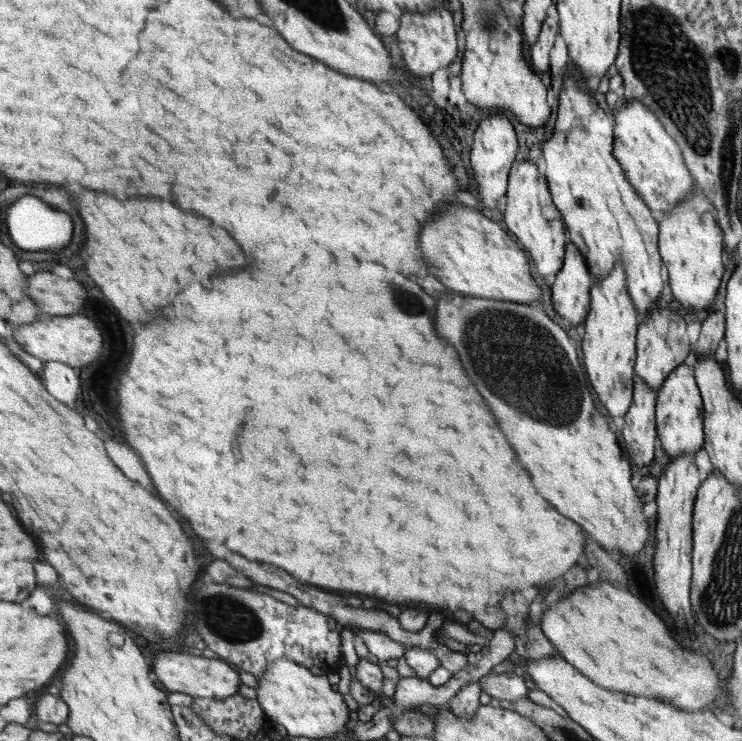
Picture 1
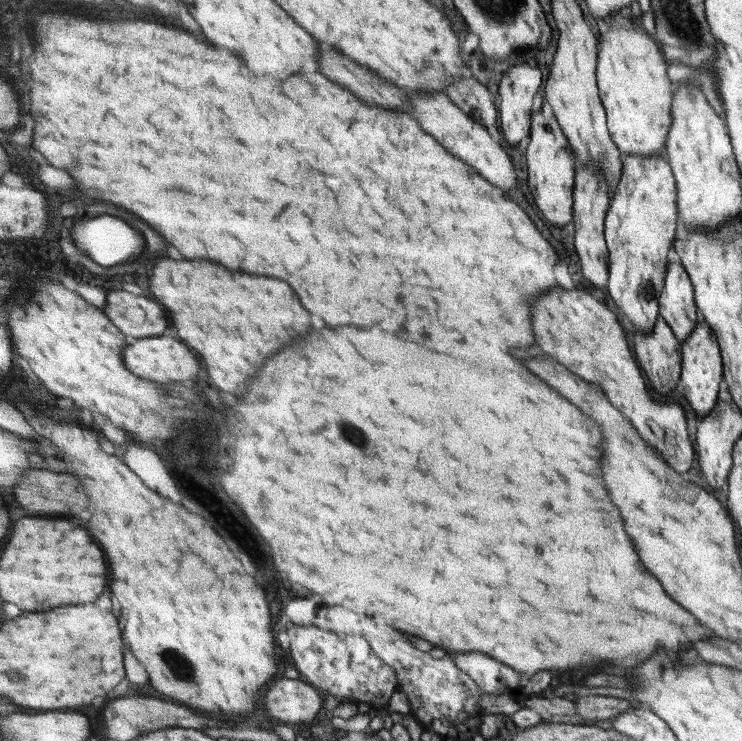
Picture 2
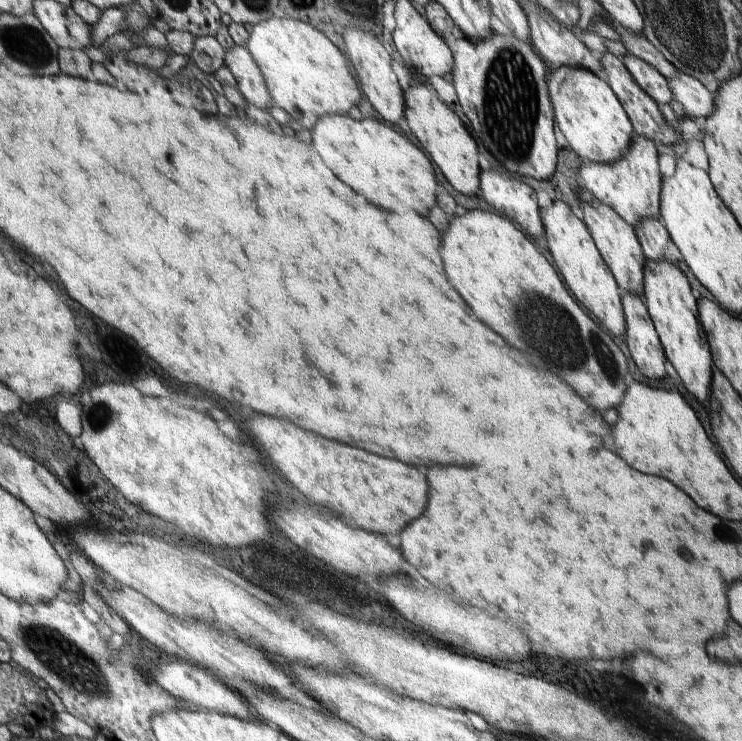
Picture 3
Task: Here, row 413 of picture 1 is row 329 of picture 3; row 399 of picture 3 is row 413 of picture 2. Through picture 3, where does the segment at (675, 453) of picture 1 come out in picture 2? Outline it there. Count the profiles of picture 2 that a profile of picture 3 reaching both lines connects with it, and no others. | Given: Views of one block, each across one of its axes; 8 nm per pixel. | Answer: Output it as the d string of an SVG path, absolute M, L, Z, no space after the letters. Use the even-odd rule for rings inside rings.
M700 320L690 336L682 341L682 368L676 389L692 406L700 418L706 417L717 403L720 384L723 382L722 354L716 334L706 321Z

